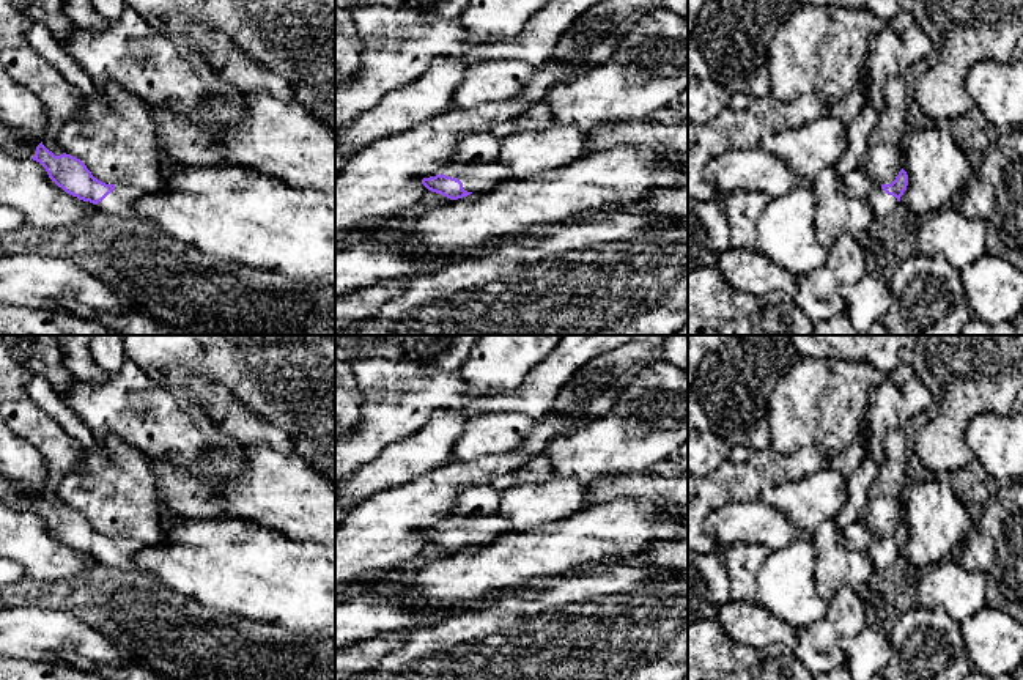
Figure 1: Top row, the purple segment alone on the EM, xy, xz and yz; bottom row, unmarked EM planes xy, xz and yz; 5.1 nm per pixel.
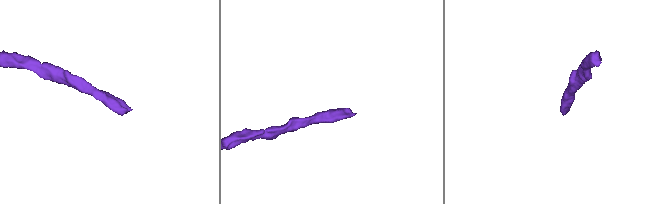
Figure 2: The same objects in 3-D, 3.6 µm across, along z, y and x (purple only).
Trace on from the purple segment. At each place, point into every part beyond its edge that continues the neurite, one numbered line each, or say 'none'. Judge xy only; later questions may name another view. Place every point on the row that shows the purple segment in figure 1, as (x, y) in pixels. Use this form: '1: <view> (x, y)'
1: xy (121, 202)

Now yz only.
1: yz (882, 203)

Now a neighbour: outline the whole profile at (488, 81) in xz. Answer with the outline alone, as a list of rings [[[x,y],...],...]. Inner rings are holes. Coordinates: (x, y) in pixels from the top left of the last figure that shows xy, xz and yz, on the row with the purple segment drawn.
[[[480,60],[467,66],[452,98],[452,109],[472,109],[486,102],[516,99],[534,68],[521,60]]]

